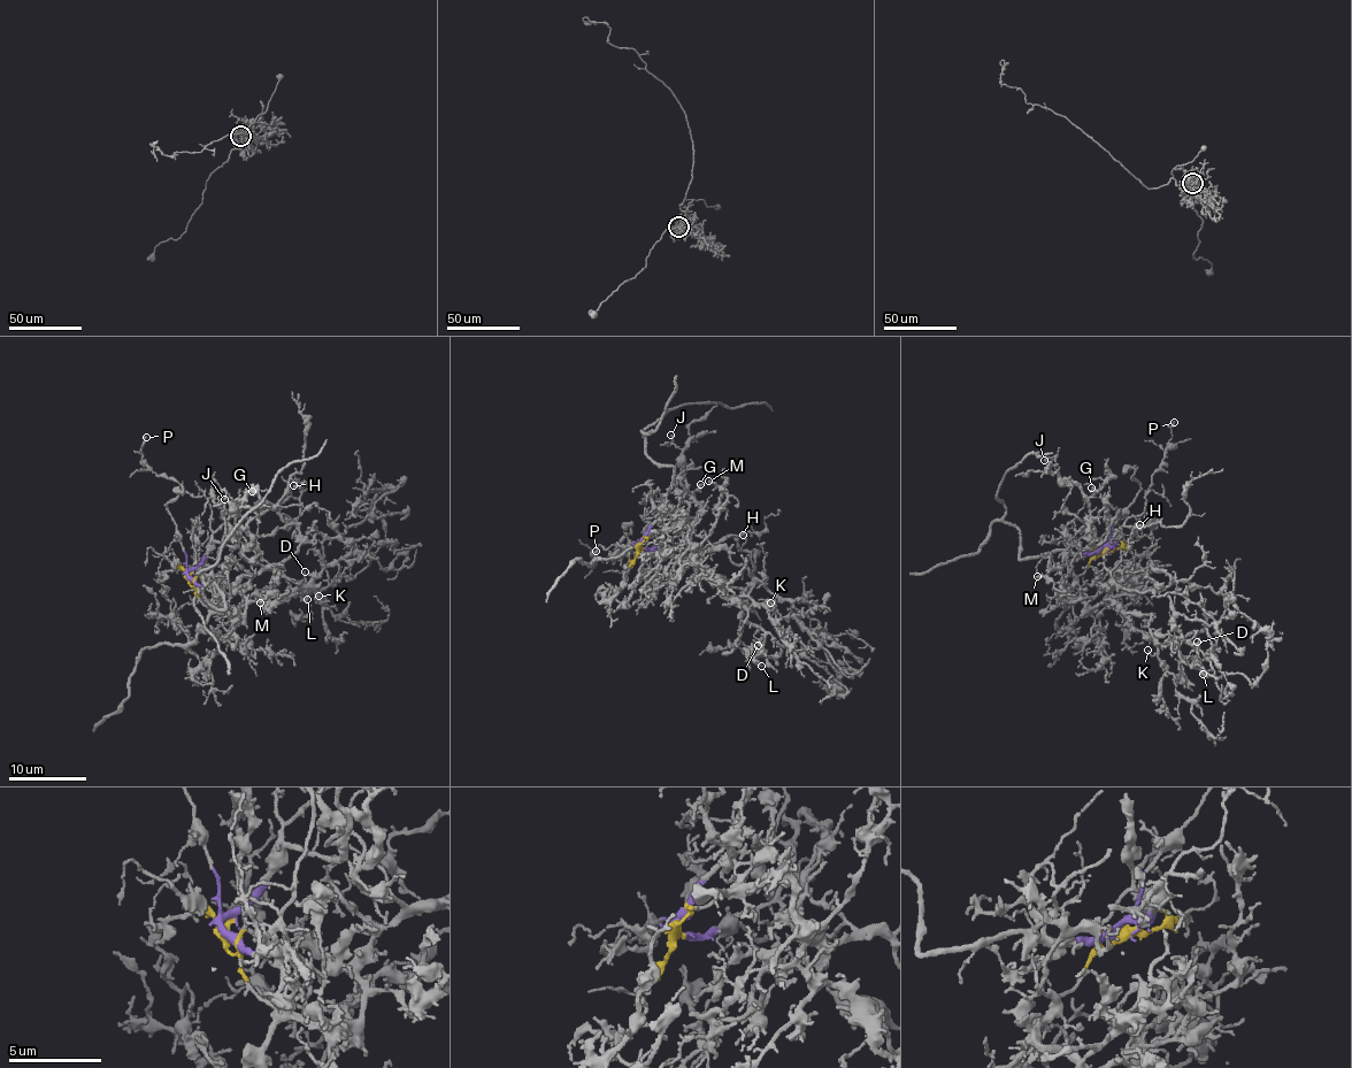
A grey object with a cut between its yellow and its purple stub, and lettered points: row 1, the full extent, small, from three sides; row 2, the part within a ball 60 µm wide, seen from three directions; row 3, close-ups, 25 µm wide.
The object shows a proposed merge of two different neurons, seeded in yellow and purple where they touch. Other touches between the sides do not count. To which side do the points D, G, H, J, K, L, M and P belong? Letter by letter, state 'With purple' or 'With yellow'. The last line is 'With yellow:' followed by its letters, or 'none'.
D: With yellow
G: With purple
H: With purple
J: With purple
K: With yellow
L: With yellow
M: With yellow
P: With purple
With yellow: D, K, L, M

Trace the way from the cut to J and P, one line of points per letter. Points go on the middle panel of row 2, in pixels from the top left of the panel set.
J: (638, 545), (650, 548), (673, 539), (686, 520), (681, 451), (671, 435)
P: (638, 545), (650, 548), (661, 542), (661, 552), (643, 548), (592, 558), (590, 554), (596, 551)

